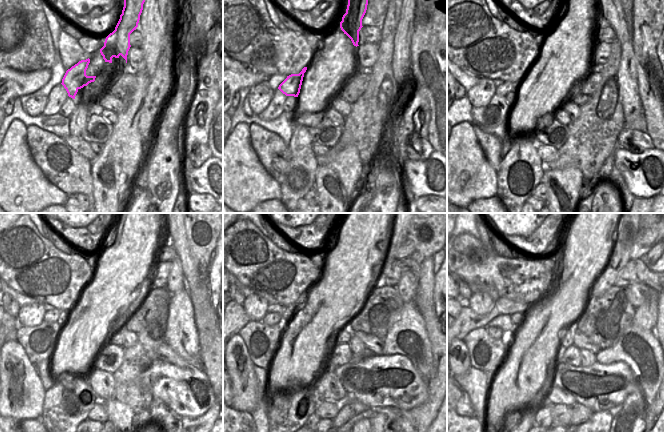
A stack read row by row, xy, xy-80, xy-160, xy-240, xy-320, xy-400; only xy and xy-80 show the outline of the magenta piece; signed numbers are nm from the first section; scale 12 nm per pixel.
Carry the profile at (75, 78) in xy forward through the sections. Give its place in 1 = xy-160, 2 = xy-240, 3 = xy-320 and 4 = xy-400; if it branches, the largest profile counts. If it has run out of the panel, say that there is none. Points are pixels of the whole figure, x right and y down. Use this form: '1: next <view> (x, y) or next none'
1: next xy-160 (504, 89)
2: next xy-240 (55, 315)
3: next xy-320 (270, 319)
4: next xy-400 (496, 333)

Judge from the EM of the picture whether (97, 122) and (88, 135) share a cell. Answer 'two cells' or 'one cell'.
one cell

